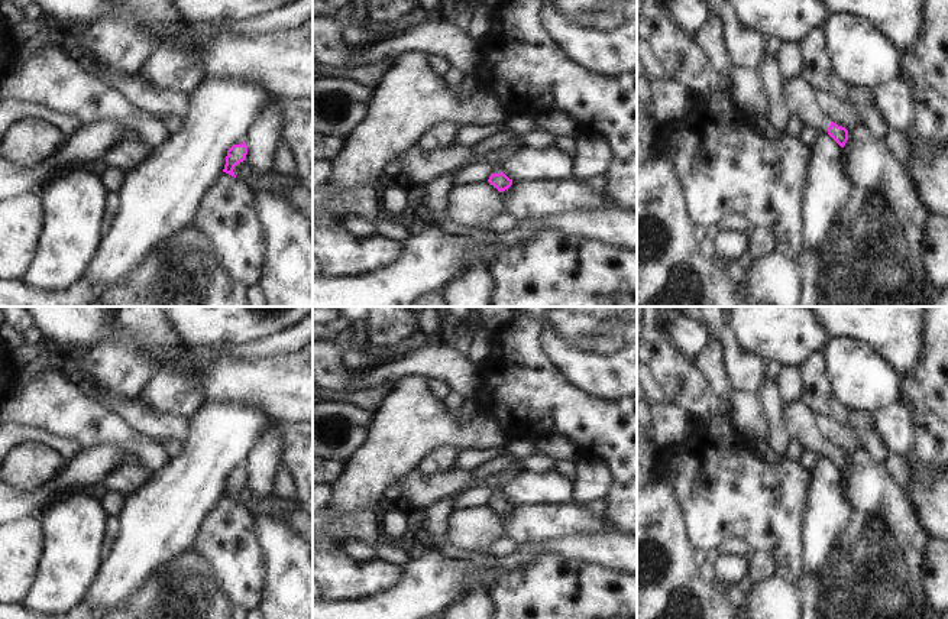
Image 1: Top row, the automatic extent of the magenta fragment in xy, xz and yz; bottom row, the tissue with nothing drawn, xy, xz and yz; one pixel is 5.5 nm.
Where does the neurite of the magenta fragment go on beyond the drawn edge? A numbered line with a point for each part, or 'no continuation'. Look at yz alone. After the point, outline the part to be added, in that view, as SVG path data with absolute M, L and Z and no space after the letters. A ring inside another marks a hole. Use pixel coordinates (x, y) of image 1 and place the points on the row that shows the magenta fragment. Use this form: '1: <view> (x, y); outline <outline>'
1: yz (801, 99); outline M802 77L784 81L784 97L790 114L797 114L805 126L812 126L816 132L826 132L831 126L819 108L815 90Z

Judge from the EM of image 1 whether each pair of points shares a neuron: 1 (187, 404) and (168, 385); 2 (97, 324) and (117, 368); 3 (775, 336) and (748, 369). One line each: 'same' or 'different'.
1: same
2: different
3: different

